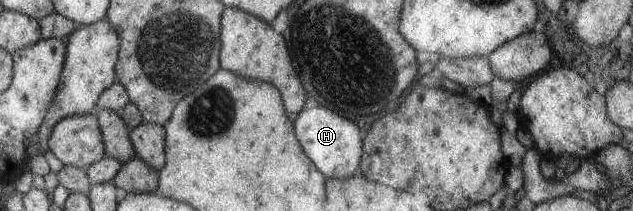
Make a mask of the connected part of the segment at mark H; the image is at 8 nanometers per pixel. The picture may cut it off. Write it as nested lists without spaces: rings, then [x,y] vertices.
[[[322,106],[316,108],[304,108],[296,120],[294,120],[294,132],[296,138],[306,152],[306,156],[312,160],[312,164],[327,178],[346,179],[359,174],[361,158],[362,138],[356,124],[350,120],[338,116],[336,112],[330,112]]]

